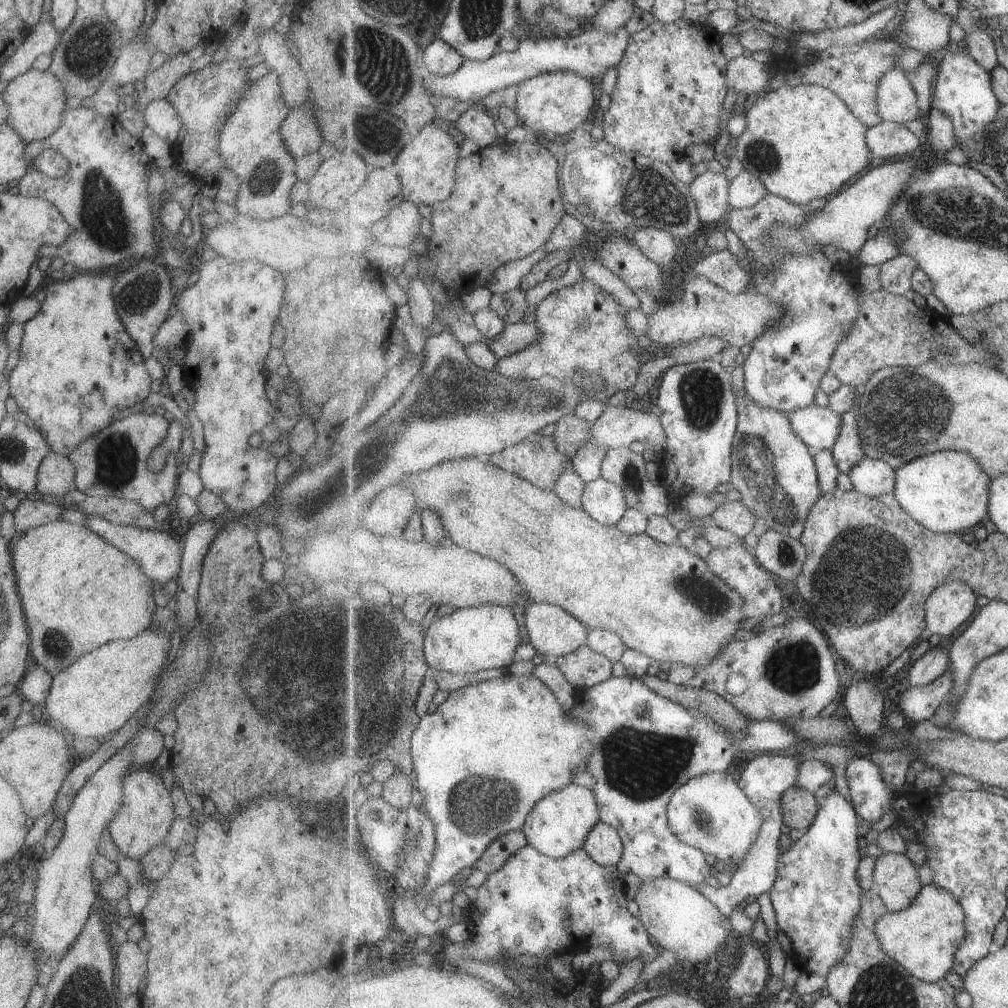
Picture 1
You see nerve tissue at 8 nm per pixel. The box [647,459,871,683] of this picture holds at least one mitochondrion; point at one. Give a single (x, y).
(701, 594)

